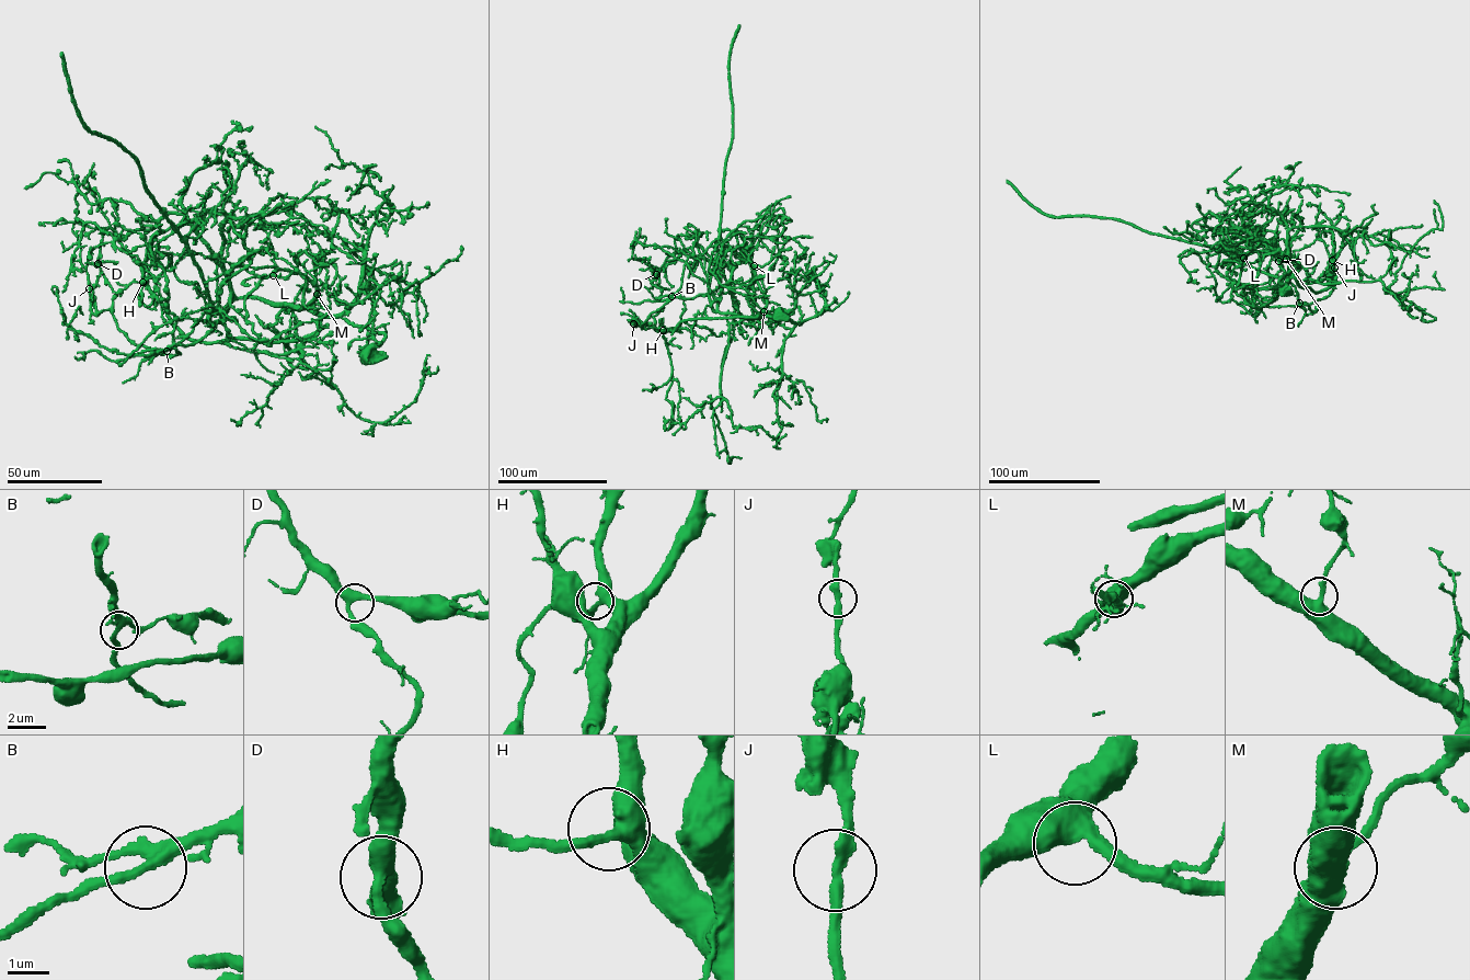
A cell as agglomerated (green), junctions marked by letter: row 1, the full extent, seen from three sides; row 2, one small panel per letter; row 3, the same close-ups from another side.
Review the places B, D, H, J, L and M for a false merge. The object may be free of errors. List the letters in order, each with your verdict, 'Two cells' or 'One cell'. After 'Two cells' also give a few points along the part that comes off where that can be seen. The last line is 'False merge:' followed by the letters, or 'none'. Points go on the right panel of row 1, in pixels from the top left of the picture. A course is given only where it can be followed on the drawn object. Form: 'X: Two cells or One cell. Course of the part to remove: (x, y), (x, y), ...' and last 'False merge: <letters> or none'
B: One cell
D: One cell
H: One cell
J: One cell
L: One cell
M: One cell
False merge: none

